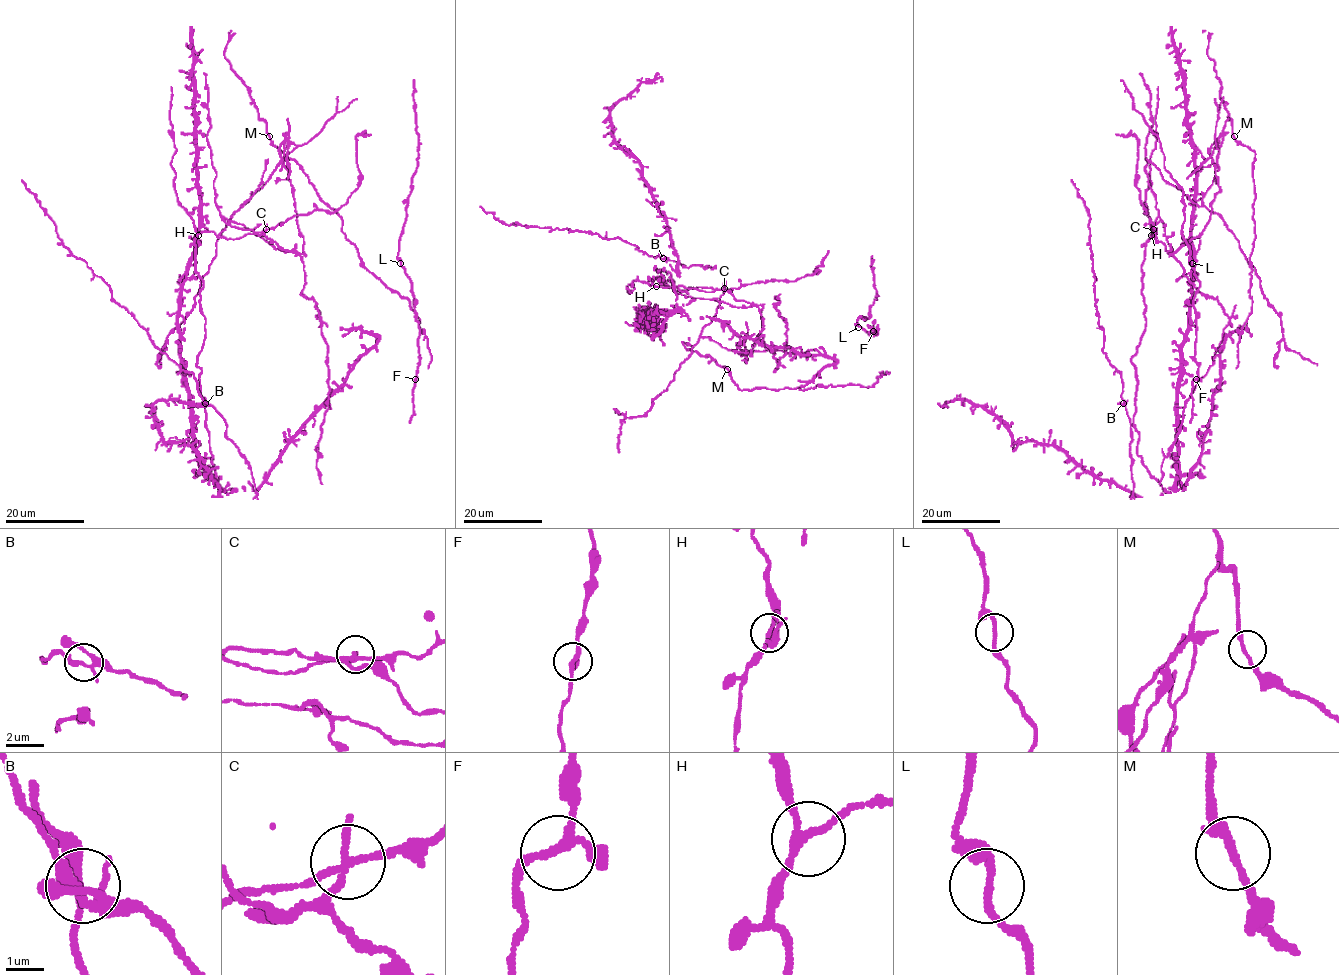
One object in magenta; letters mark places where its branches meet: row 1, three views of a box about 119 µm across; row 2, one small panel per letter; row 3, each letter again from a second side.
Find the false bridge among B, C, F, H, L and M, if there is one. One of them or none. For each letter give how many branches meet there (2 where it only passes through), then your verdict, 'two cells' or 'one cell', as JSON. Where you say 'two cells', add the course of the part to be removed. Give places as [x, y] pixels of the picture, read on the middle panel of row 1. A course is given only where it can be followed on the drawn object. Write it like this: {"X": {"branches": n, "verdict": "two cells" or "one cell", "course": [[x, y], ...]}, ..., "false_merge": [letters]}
{"B": {"branches": 3, "verdict": "one cell"}, "C": {"branches": 3, "verdict": "two cells", "course": [[724, 288], [761, 305], [761, 331], [750, 354], [700, 337], [646, 413], [621, 422], [619, 452]]}, "F": {"branches": 3, "verdict": "one cell"}, "H": {"branches": 3, "verdict": "one cell"}, "L": {"branches": 2, "verdict": "one cell"}, "M": {"branches": 2, "verdict": "one cell"}, "false_merge": ["C"]}

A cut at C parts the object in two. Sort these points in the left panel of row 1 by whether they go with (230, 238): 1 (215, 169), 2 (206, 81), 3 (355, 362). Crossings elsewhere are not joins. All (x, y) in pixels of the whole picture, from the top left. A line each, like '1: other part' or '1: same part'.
1: other part
2: other part
3: same part

